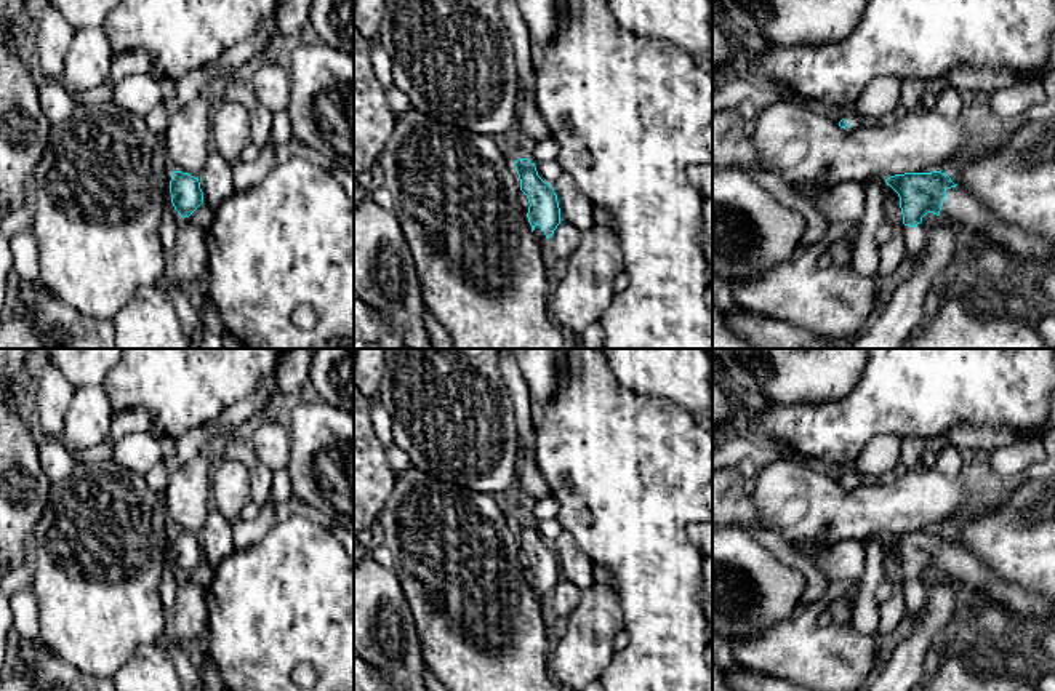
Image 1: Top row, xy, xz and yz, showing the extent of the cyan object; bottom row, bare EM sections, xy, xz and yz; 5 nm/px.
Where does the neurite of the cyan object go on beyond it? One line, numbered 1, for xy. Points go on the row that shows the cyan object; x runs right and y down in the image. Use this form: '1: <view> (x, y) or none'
1: none

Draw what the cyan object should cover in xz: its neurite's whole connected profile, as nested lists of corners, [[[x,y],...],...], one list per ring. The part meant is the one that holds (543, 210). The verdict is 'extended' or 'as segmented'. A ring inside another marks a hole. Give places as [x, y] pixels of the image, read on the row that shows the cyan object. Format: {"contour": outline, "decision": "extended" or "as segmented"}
{"contour": [[[519,158],[514,163],[520,179],[520,190],[528,198],[528,222],[535,238],[548,245],[549,237],[560,224],[560,208],[554,189],[544,182],[528,158]]], "decision": "extended"}

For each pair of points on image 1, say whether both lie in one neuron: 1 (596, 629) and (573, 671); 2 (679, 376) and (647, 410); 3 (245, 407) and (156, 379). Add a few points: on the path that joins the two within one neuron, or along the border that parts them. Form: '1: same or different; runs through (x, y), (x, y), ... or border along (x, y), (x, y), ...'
1: same; runs through (589, 639), (586, 650), (575, 661)
2: different; border along (621, 384), (634, 392), (669, 400), (690, 415)
3: different; border along (263, 378), (253, 392), (204, 424)

